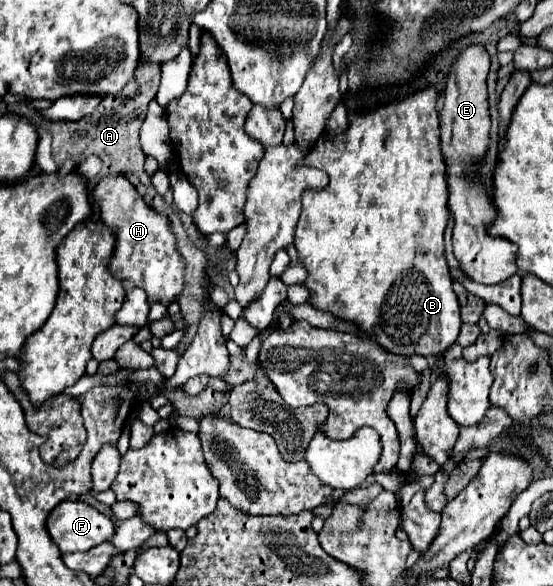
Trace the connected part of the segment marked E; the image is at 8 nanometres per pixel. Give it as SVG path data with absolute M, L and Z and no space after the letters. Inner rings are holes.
M481 44L467 46L451 64L445 84L445 102L441 110L441 152L447 164L449 212L453 214L453 252L461 268L473 282L499 284L517 274L515 254L517 246L507 238L493 238L489 224L495 222L497 210L487 194L483 182L469 174L473 172L489 148L489 108L487 108L487 72L489 54Z

